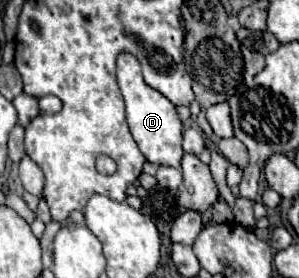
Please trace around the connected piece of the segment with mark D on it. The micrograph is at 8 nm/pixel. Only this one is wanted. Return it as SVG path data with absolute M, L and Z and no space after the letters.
M122 52L116 58L116 76L118 76L118 86L126 102L126 120L130 126L130 132L140 148L140 152L146 156L148 162L158 164L158 166L172 166L180 168L182 160L182 122L176 114L176 106L164 98L160 92L150 88L144 78L142 78L142 68L136 56L130 52Z

